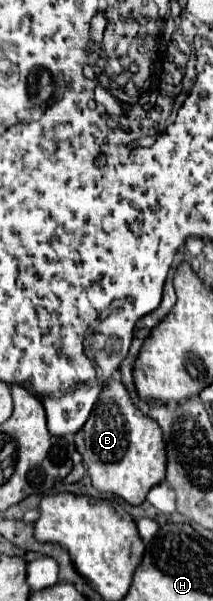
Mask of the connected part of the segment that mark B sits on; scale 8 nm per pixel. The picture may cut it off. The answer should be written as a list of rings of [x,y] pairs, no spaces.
[[[108,379],[104,383],[94,409],[86,425],[76,433],[74,443],[88,467],[92,485],[98,491],[122,497],[130,505],[140,505],[148,491],[164,481],[166,453],[162,429],[132,405],[126,387],[118,379]]]

